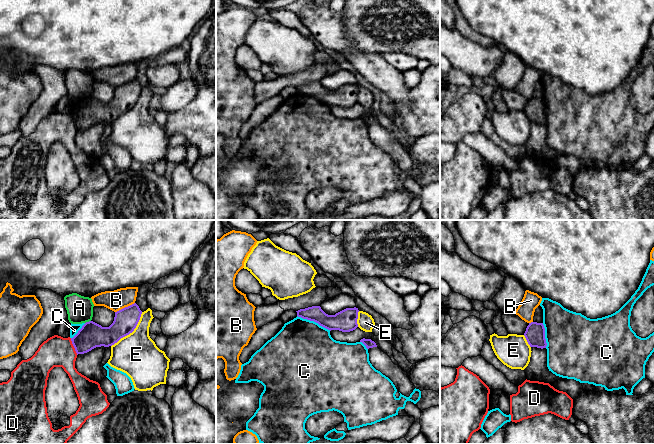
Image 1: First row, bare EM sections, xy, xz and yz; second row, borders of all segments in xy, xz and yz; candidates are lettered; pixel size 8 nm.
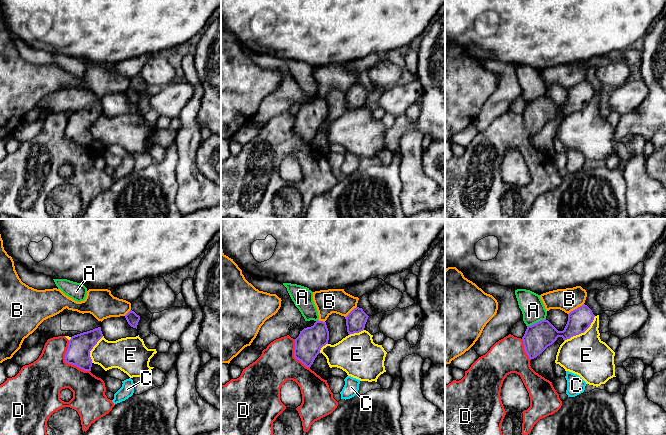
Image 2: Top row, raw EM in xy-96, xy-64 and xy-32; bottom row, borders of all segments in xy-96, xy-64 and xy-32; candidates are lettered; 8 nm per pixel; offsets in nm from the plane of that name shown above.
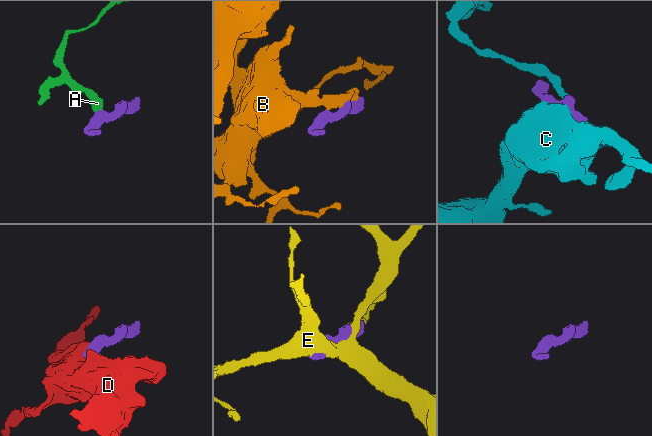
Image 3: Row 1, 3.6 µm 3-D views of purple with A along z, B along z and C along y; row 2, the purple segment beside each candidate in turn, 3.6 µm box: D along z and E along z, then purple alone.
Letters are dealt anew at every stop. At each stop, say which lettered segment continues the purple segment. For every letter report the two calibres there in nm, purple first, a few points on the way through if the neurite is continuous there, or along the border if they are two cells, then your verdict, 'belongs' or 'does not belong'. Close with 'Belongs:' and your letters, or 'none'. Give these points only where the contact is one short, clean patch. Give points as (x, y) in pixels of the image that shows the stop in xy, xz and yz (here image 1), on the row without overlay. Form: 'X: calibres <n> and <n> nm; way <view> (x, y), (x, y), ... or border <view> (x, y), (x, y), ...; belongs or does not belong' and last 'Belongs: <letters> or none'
A: calibres 200 and 200 nm; border xy (90, 96), (85, 99); does not belong
B: calibres 190 and 160 nm; border xy (134, 78), (115, 88); does not belong
C: calibres 170 and 480 nm; does not belong
D: calibres 200 and 240 nm; border xy (70, 114), (77, 130); does not belong
E: calibres 190 and 340 nm; does not belong
Belongs: none

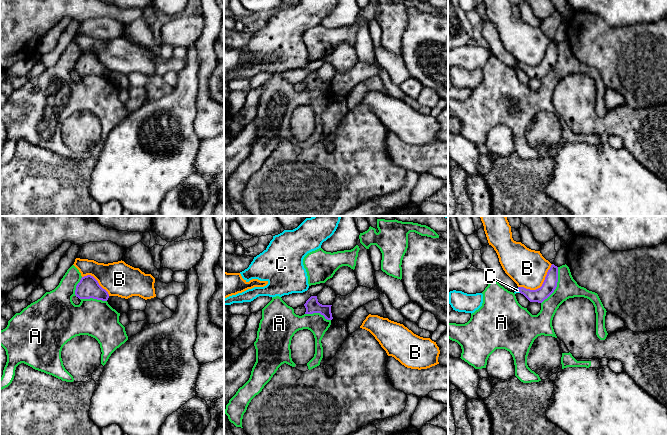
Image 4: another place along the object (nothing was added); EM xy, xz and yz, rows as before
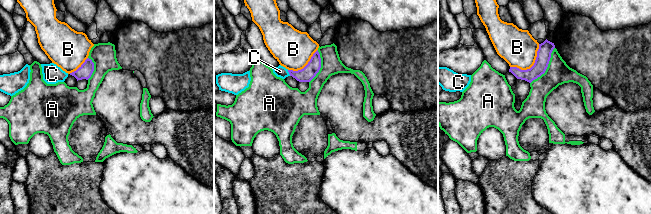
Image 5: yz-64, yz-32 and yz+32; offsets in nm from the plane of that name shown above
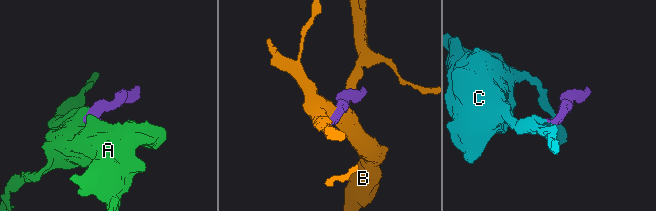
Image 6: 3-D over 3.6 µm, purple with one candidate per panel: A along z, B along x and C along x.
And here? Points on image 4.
A: calibres 110 and 170 nm; border yz (558, 43), (557, 62), (541, 79); does not belong
B: calibres 110 and 300 nm; does not belong
C: calibres 110 and 30 nm; way yz (549, 61), (541, 69), (519, 66), (517, 66); belongs
Belongs: C

